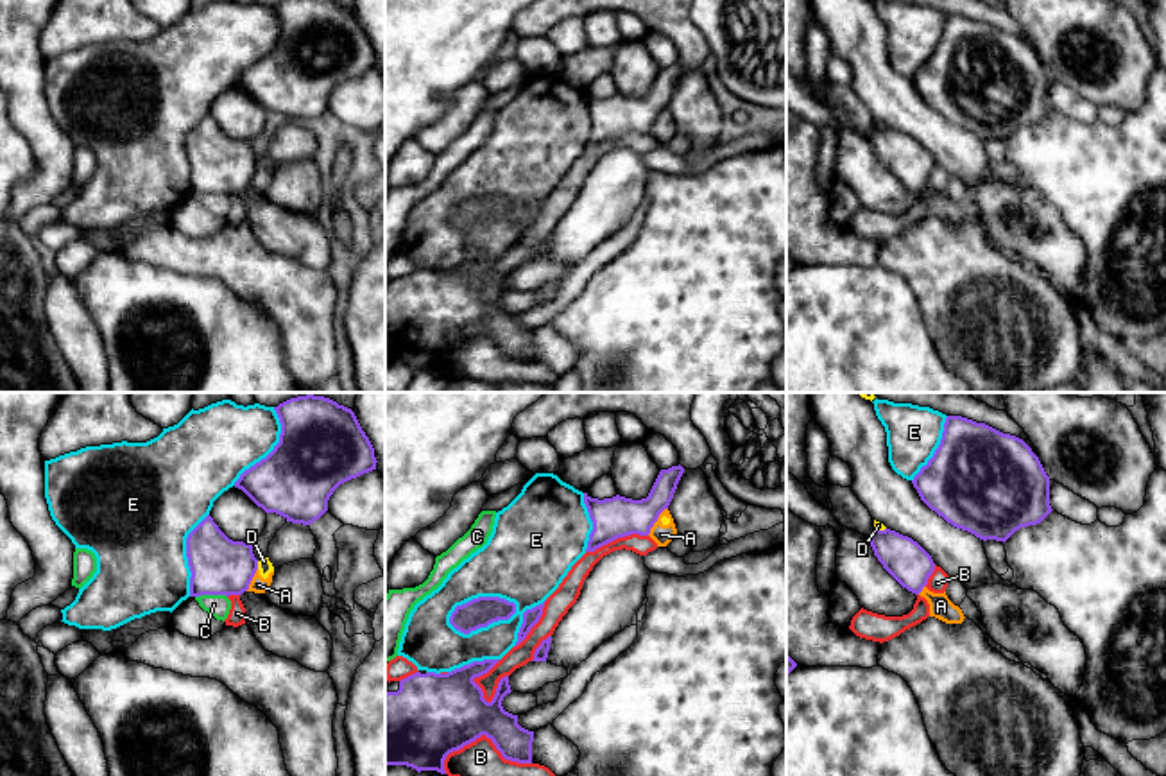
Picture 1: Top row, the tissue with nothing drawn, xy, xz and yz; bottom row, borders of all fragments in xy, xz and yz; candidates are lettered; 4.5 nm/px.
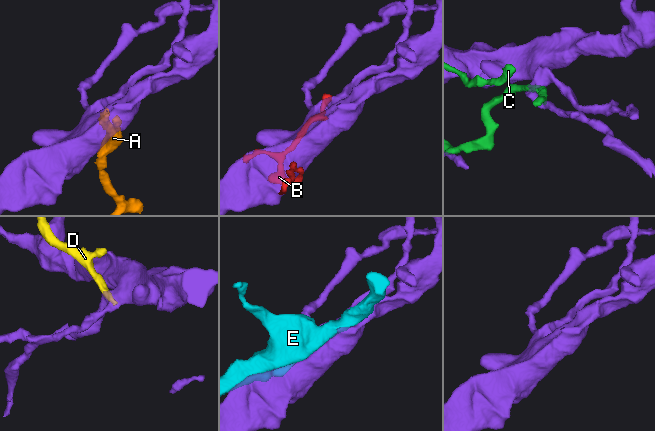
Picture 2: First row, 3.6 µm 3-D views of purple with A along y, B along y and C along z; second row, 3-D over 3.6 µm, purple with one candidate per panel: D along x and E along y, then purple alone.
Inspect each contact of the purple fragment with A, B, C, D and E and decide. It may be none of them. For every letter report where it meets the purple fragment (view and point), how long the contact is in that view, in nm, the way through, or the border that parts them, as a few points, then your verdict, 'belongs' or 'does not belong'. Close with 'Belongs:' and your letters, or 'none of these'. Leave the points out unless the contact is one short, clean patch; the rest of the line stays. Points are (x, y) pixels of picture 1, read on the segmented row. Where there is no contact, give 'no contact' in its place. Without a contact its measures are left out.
A: meets purple in xz at (656, 520); contact 160 nm long; border along xz (667, 508), (647, 534); does not belong
B: meets purple in xz at (484, 733); contact 400 nm long; does not belong
C: meets purple in xy at (210, 594); contact 140 nm long; does not belong
D: meets purple in xy at (257, 565); contact 40 nm long; border along xy (257, 561), (258, 569); does not belong
E: meets purple in xz at (479, 597); contact 320 nm long; does not belong
Belongs: none of these

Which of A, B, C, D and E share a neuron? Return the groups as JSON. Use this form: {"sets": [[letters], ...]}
{"sets": [["A", "D"], ["B"], ["C"], ["E"]]}

